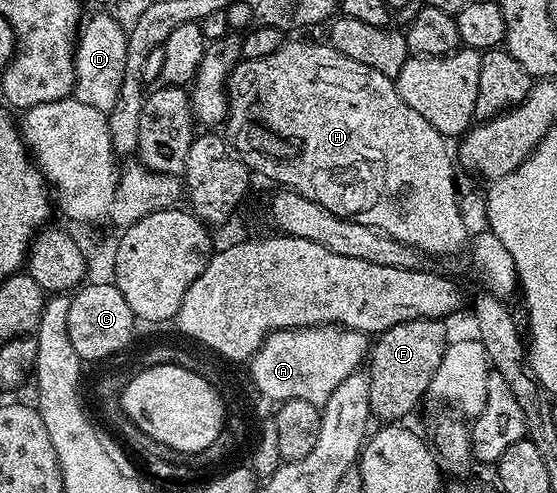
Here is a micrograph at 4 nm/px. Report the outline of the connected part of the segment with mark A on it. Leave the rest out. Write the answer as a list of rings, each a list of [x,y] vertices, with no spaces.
[[[309,326],[297,330],[275,330],[264,338],[259,345],[259,351],[249,359],[251,365],[250,385],[254,387],[264,399],[272,398],[275,404],[282,404],[289,400],[309,400],[309,404],[322,407],[329,400],[333,388],[341,384],[351,374],[364,365],[369,354],[368,335],[359,330],[344,330],[342,326]]]

